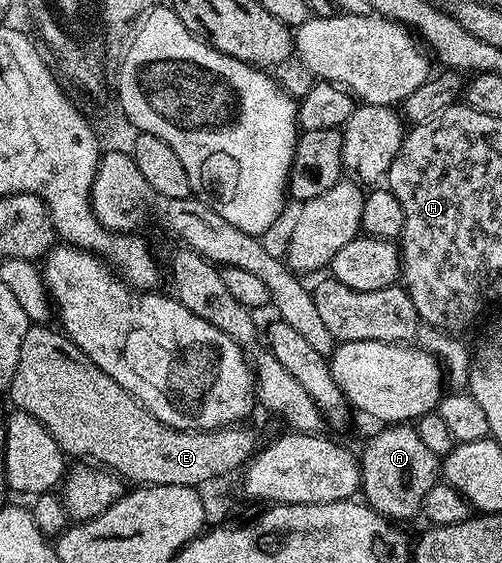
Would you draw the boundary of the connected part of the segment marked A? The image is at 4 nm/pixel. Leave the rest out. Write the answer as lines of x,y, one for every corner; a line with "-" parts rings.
409,423
387,424
360,452
361,495
365,503
394,522
406,522
423,511
425,496
440,480
440,457
432,454
420,439
417,427

